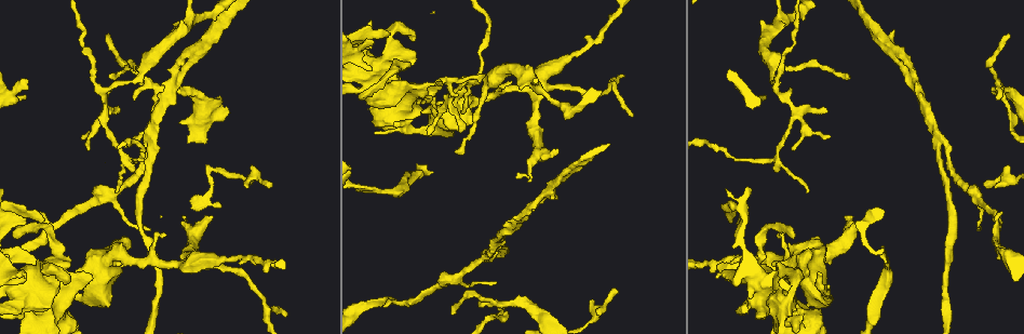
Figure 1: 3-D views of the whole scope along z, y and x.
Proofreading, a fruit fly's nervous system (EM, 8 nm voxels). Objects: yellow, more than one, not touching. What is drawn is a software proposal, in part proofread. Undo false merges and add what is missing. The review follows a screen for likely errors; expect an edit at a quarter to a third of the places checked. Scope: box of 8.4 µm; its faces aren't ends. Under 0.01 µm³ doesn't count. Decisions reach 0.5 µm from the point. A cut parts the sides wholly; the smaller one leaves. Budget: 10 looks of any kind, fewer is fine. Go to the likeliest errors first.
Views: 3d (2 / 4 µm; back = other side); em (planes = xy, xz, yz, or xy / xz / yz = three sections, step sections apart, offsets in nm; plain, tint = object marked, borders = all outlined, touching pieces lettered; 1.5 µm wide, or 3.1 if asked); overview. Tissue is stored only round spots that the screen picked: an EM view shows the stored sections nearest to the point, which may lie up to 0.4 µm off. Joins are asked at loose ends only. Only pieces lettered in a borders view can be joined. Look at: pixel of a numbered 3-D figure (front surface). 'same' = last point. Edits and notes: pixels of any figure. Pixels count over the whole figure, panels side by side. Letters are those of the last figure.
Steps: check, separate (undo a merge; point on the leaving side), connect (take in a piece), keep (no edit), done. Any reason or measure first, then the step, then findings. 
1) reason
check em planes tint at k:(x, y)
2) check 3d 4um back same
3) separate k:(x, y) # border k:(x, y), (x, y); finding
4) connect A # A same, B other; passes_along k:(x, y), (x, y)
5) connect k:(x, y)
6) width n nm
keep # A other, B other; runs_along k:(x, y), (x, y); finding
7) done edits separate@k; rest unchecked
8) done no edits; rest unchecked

free end
check em planes borders at 1:(24, 81)

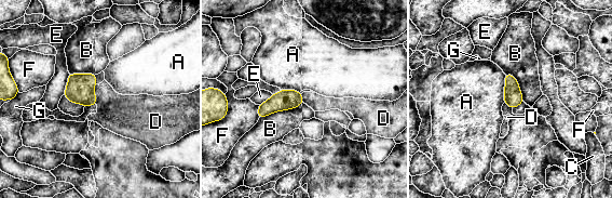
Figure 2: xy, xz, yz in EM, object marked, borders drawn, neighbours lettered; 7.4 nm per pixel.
longest_contact B 340 nm
connect D # A other, B other, C other, D same, E other, F other, G other; it goes on there

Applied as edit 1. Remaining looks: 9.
check overview

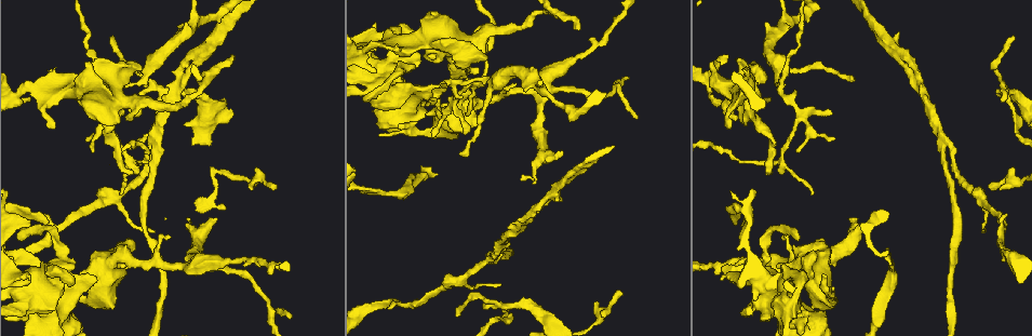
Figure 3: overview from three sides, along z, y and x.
calibre changes
check 3d 2um at 3:(223, 262)

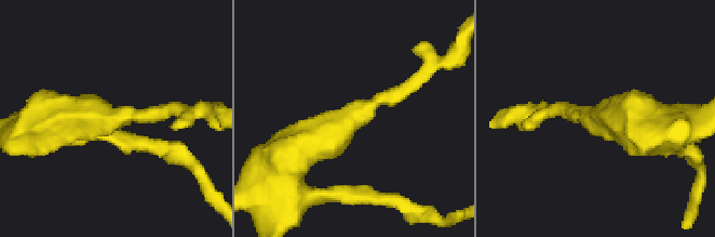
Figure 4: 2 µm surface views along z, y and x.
check em planes tint at 4:(357, 114)

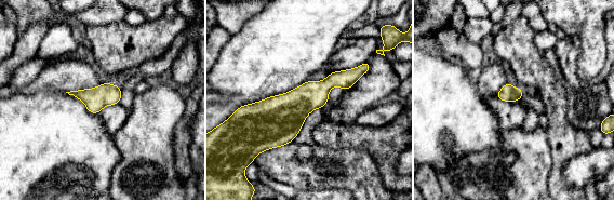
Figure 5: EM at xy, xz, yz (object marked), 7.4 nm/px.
see the neighbours
check em planes borders same

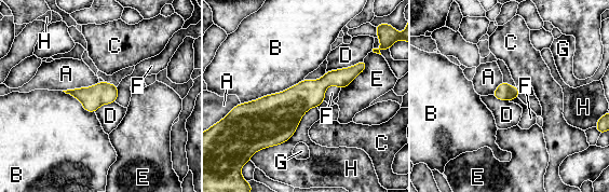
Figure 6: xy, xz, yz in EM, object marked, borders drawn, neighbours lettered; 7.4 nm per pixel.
width 120 nm
keep # A other, B other, C other, D other, E other, F other, G other, H other; runs_along 6:(362, 65), (287, 108), (242, 108); one neuron here

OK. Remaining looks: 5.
check em xy step 4 plain at 3:(961, 178)

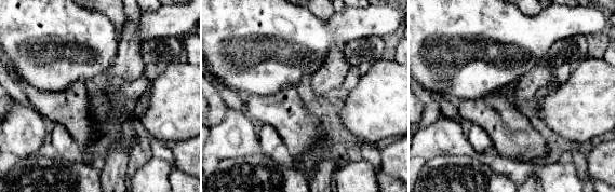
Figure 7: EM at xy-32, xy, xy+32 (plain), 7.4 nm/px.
check em xy step 4 borders same

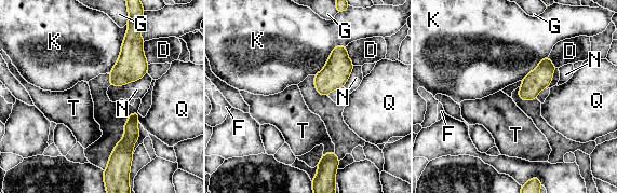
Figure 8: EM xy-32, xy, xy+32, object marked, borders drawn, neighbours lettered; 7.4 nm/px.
keep # D other, F other, G other, K other, N other, Q other, T other; border 8:(137, 113), (139, 121); one neuron here

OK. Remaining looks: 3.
thick end
check em xz step 4 plain at 3:(130, 238)

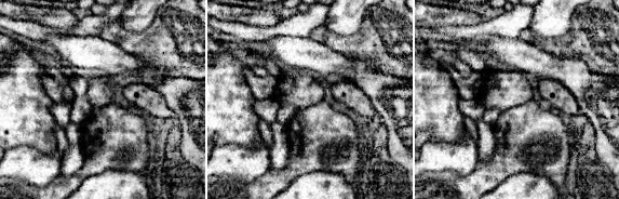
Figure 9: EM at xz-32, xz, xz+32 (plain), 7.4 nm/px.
what lies round it
check em xz step 4 borders same

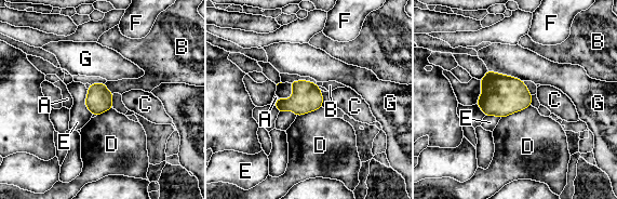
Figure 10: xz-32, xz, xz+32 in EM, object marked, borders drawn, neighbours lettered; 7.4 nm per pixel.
keep # A other, B other, C other, D other, E other, F other, G other; no lettered piece goes on from it

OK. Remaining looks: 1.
done edits connect@2; rest unchecked

